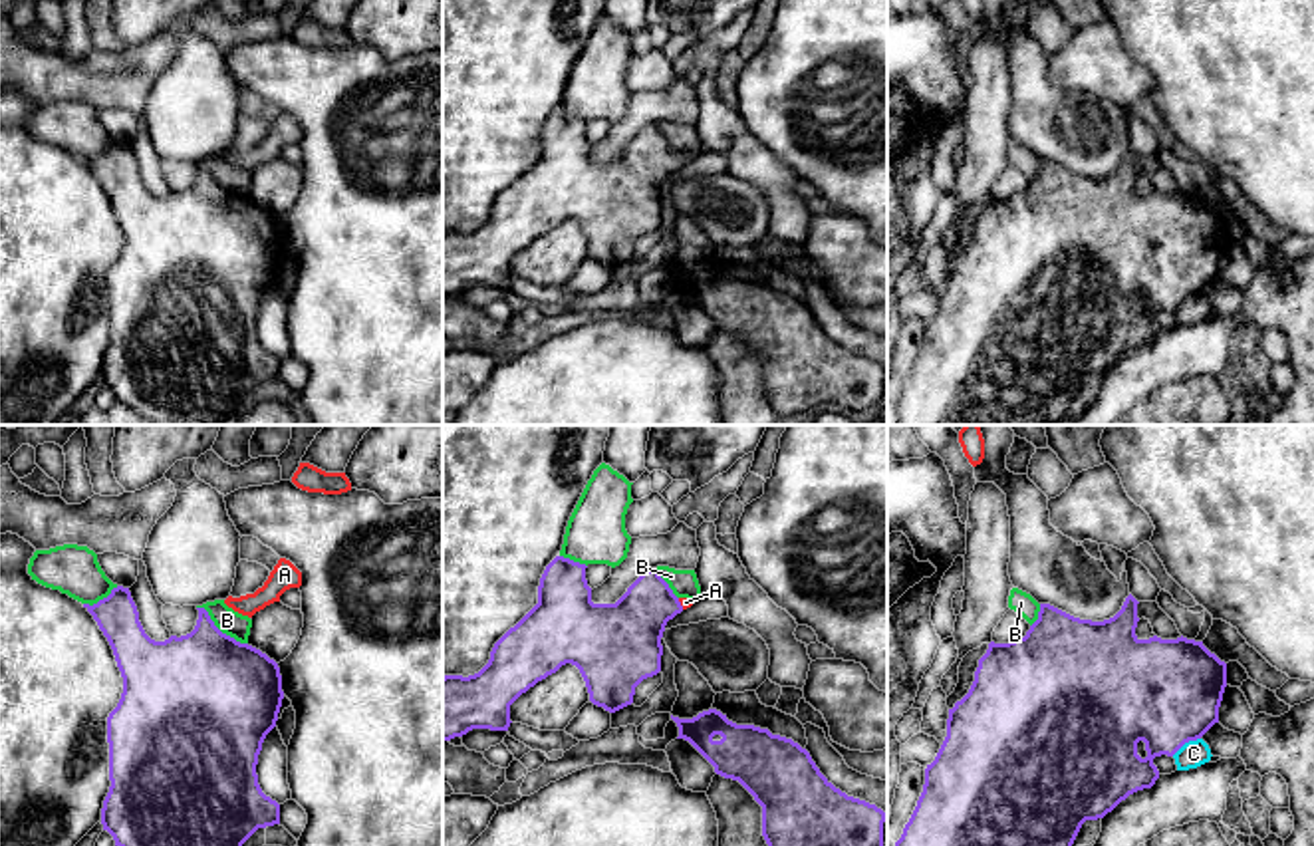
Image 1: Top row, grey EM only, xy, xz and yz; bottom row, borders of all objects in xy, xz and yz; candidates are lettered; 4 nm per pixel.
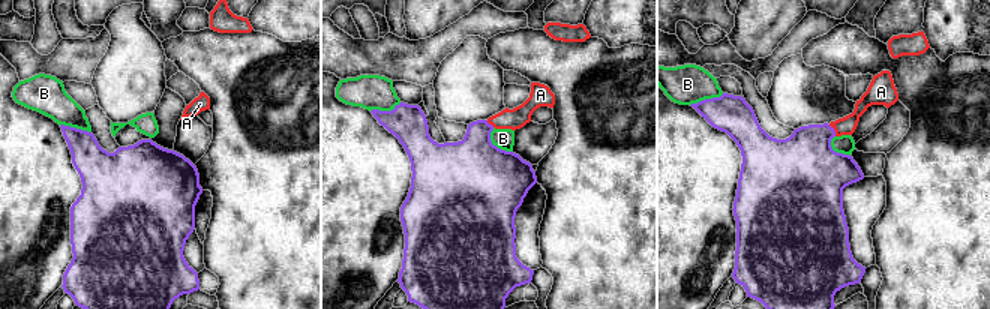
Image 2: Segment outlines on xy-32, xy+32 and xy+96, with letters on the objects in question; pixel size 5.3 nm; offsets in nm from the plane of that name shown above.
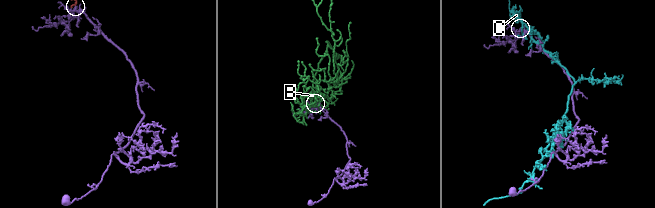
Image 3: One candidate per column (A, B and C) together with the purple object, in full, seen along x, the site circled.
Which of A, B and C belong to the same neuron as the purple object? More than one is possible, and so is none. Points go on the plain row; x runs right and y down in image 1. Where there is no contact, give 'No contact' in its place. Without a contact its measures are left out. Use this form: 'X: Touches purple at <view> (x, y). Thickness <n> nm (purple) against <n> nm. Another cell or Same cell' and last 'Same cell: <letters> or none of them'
A: Touches purple at xz (679, 159). Thickness 280 nm (purple) against 40 nm. Same cell
B: Touches purple at xy (219, 185). Thickness 480 nm (purple) against 100 nm. Another cell
C: Touches purple at yz (1185, 296). Thickness 440 nm (purple) against 110 nm. Another cell
Same cell: A

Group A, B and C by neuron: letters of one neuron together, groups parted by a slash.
A / B / C

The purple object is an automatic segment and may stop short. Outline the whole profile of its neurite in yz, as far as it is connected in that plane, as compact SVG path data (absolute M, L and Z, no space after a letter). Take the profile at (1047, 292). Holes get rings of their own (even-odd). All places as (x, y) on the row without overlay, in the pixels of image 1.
M1129 149L1121 165L1104 177L1074 173L1050 159L1040 159L1038 175L1024 193L1008 199L988 199L986 209L979 214L975 236L969 248L949 264L947 292L931 320L925 324L923 348L917 361L895 397L899 425L1044 425L1068 413L1072 399L1086 375L1104 373L1129 350L1151 344L1159 334L1153 320L1155 312L1173 312L1185 298L1201 294L1219 278L1219 262L1227 242L1227 218L1211 209L1203 197L1177 193L1161 195L1157 191L1139 195L1137 155Z

